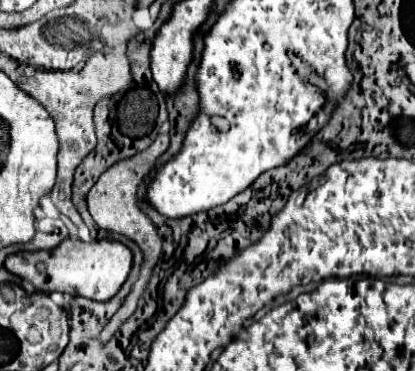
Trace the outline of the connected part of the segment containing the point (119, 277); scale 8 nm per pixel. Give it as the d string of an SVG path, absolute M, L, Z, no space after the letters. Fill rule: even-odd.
M65 239L53 251L39 251L39 253L17 253L9 255L5 261L5 269L25 281L29 281L41 293L67 293L71 297L87 297L93 301L109 301L127 281L129 271L133 265L133 253L127 245L119 241L79 241L79 239ZM47 259L47 273L37 271L37 263Z

